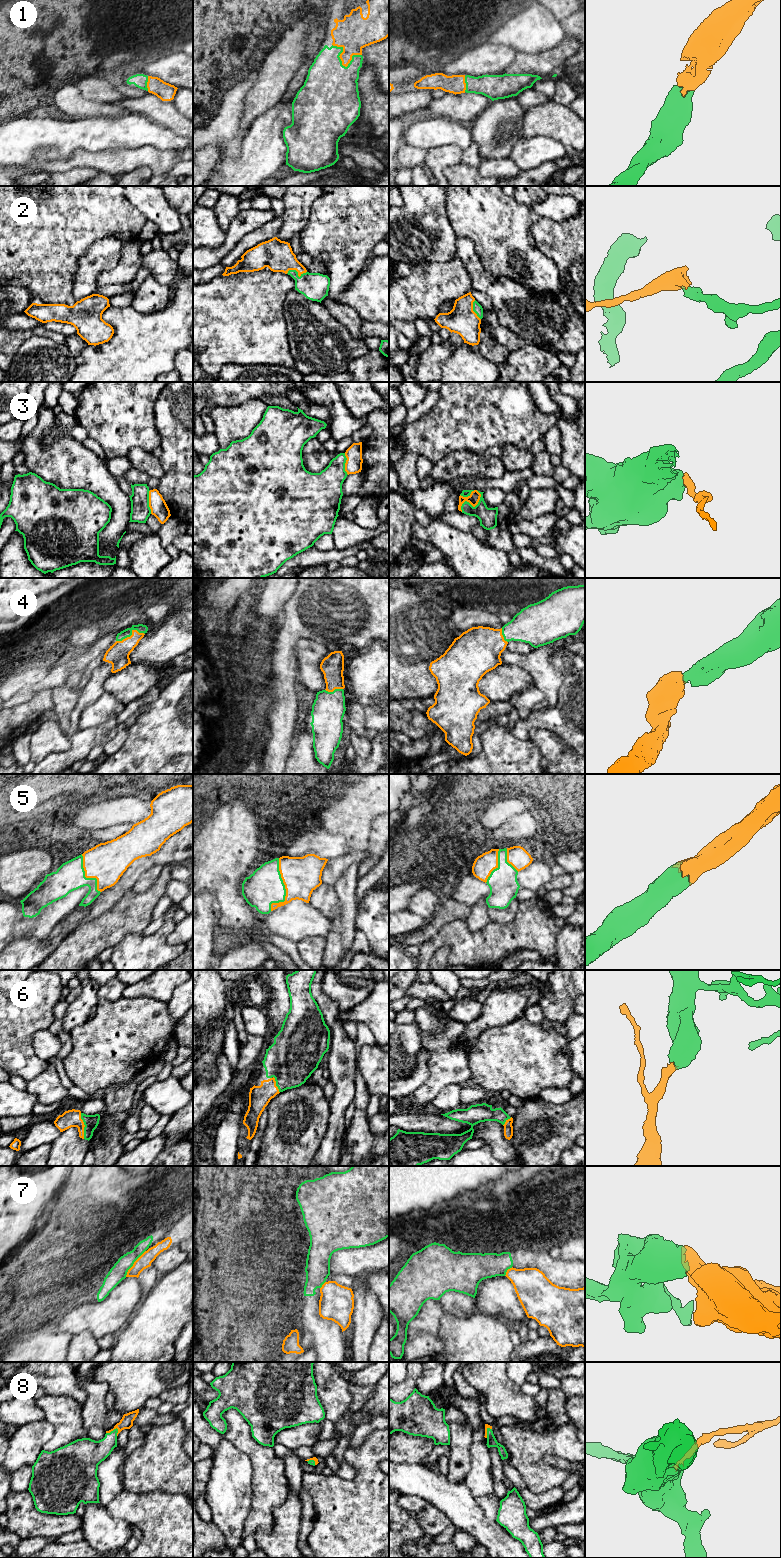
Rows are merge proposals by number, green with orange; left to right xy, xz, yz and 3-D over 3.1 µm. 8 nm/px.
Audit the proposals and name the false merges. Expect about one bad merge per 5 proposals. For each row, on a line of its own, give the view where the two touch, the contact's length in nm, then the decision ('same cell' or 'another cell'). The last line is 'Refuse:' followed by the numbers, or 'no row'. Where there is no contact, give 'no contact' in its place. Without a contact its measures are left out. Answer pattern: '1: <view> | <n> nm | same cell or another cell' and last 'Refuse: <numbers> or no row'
1: xz | 260 nm | same cell
2: xz | 170 nm | same cell
3: yz | 220 nm | another cell
4: xy | 240 nm | same cell
5: xz | 440 nm | same cell
6: xy | 220 nm | same cell
7: xy | 280 nm | another cell
8: xy | 110 nm | same cell
Refuse: 3, 7

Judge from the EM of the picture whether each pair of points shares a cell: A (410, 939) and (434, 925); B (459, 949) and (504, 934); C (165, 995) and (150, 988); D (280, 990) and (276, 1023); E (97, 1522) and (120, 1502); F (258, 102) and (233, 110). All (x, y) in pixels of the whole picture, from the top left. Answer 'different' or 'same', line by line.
A: same
B: same
C: same
D: same
E: different
F: different

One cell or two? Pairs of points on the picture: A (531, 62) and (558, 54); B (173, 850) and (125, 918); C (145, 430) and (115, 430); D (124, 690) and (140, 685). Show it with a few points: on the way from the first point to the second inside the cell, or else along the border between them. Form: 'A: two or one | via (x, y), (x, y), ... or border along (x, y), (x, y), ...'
A: one | via (538, 62), (551, 61)
B: two | border along (133, 888), (129, 889), (115, 904)
C: one | via (137, 428), (122, 427)
D: one | via (128, 686), (136, 685)

